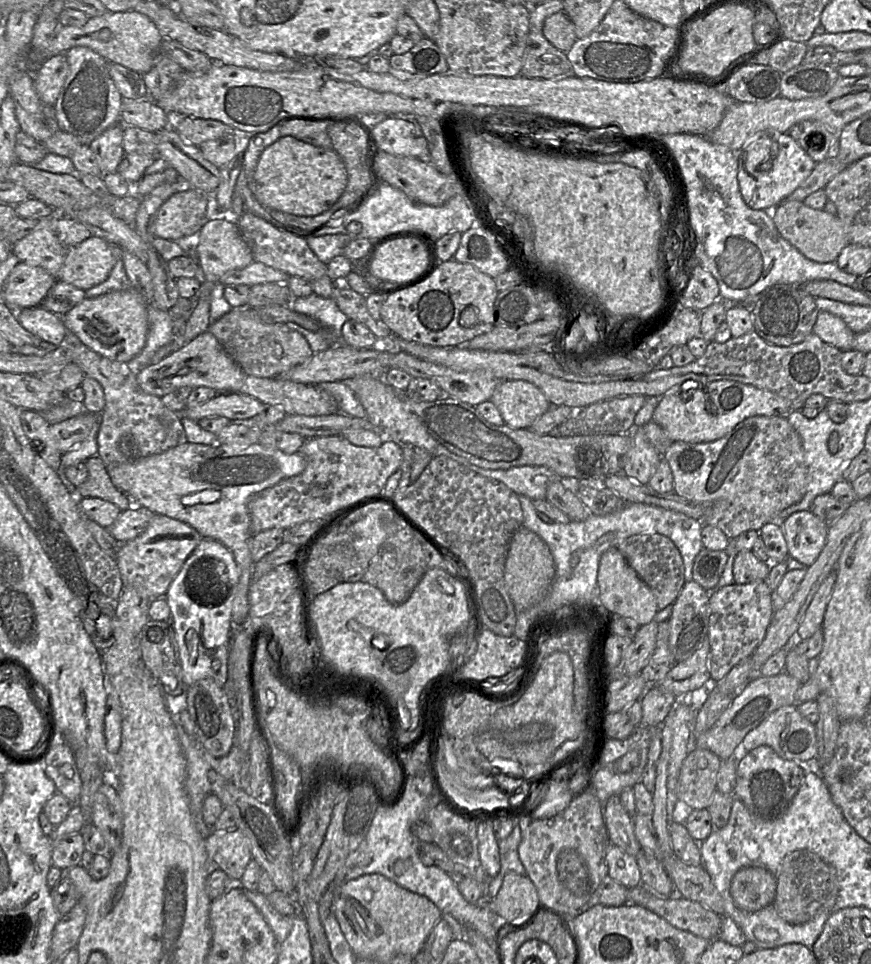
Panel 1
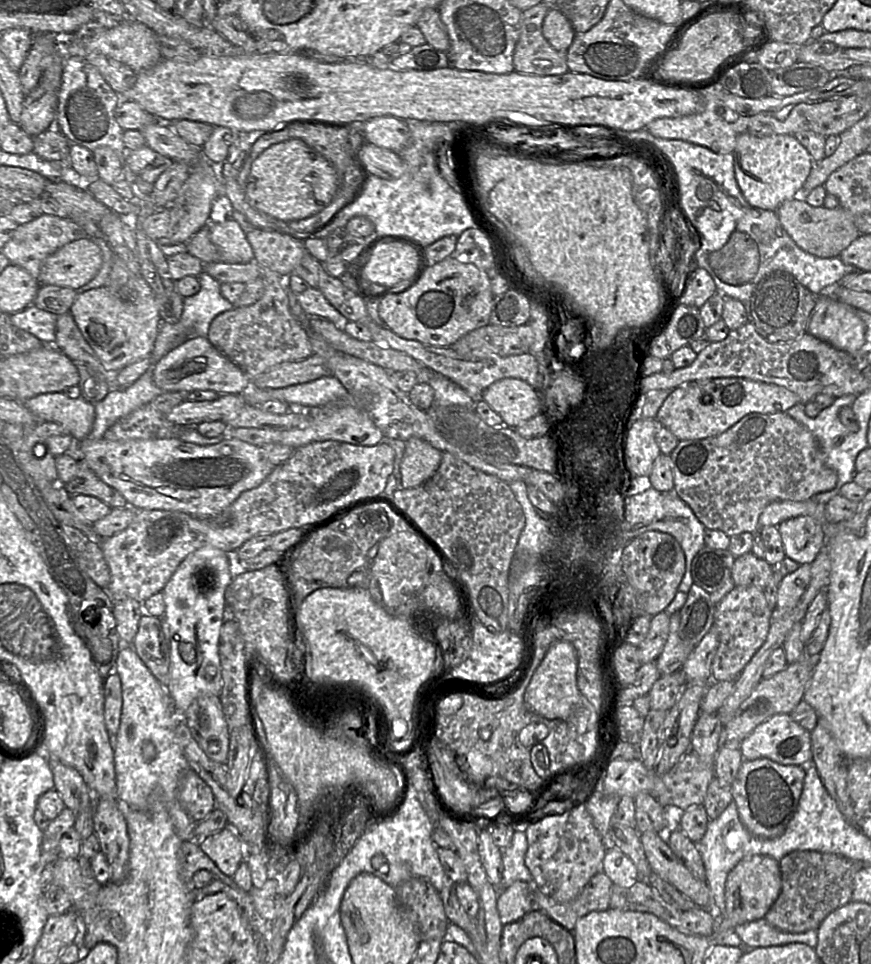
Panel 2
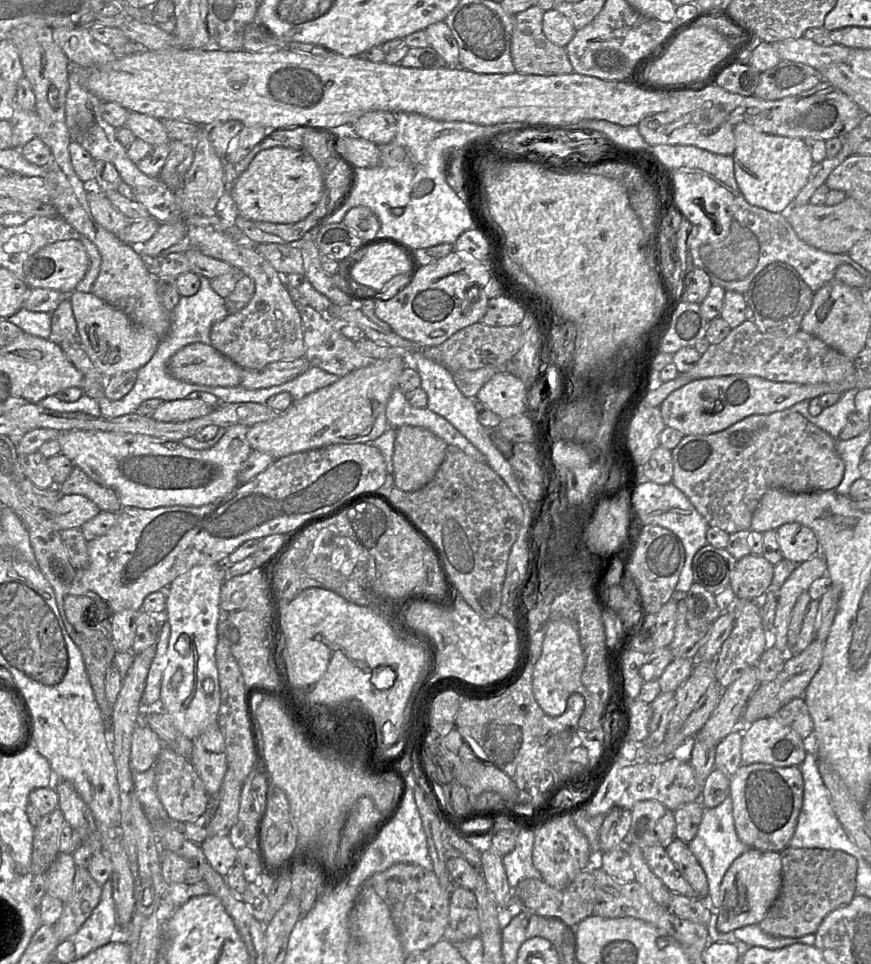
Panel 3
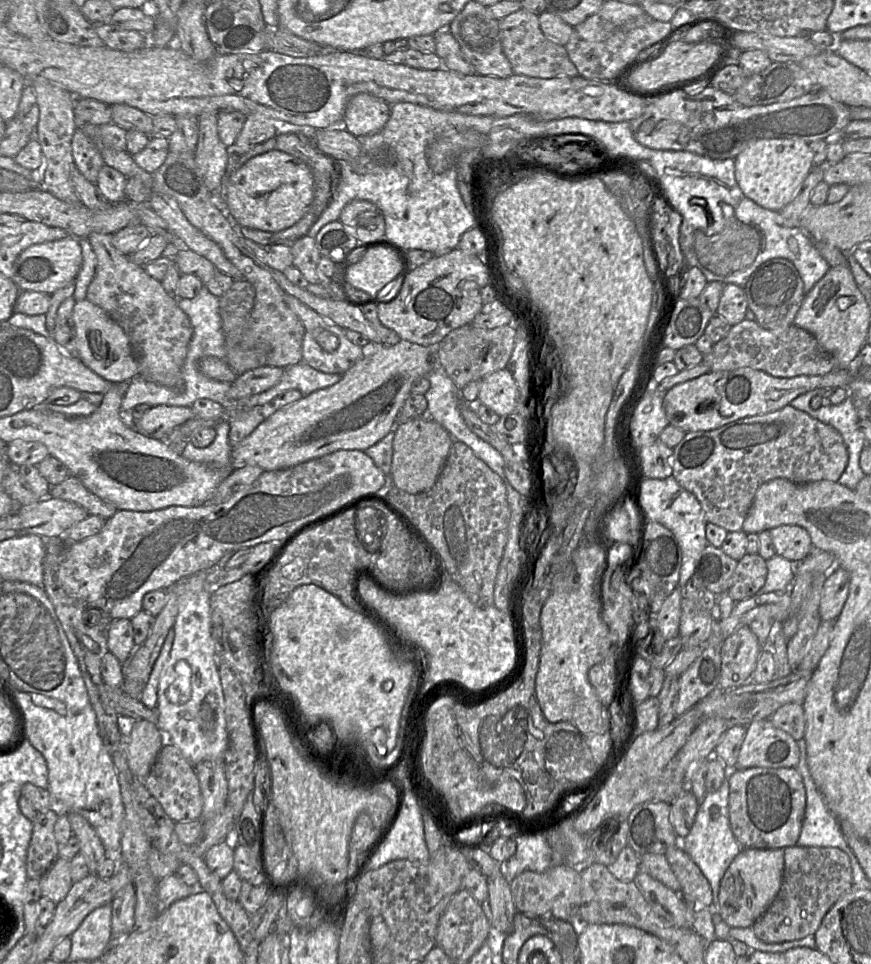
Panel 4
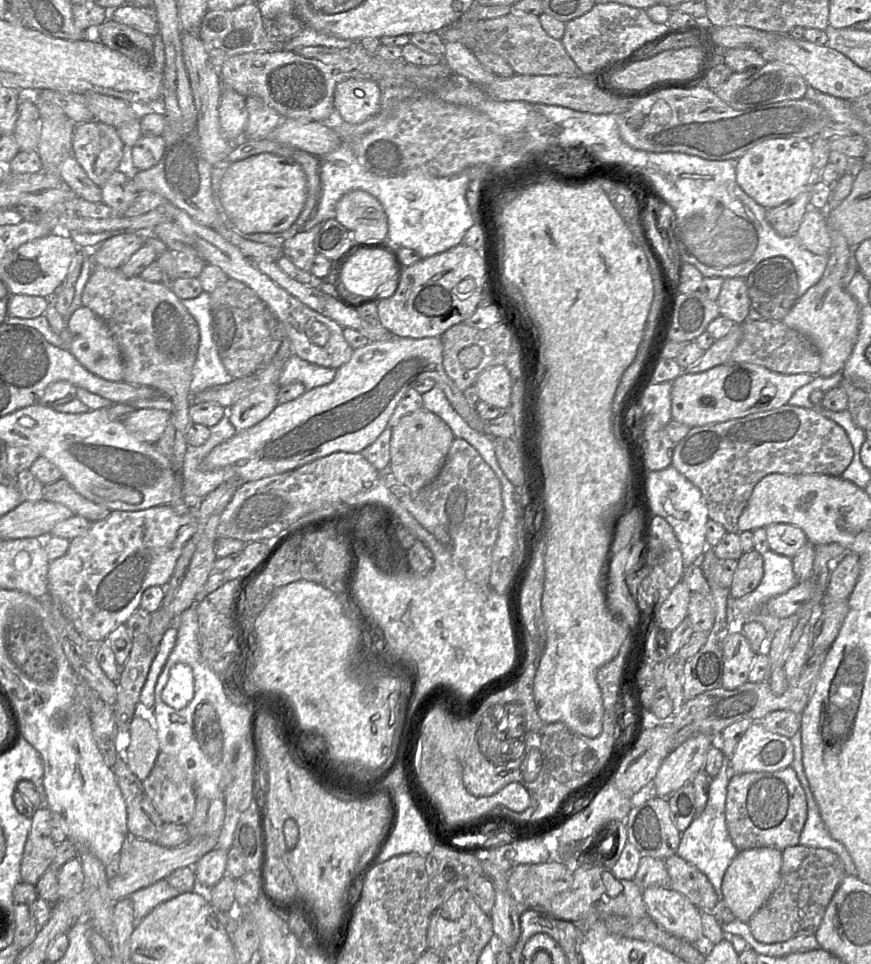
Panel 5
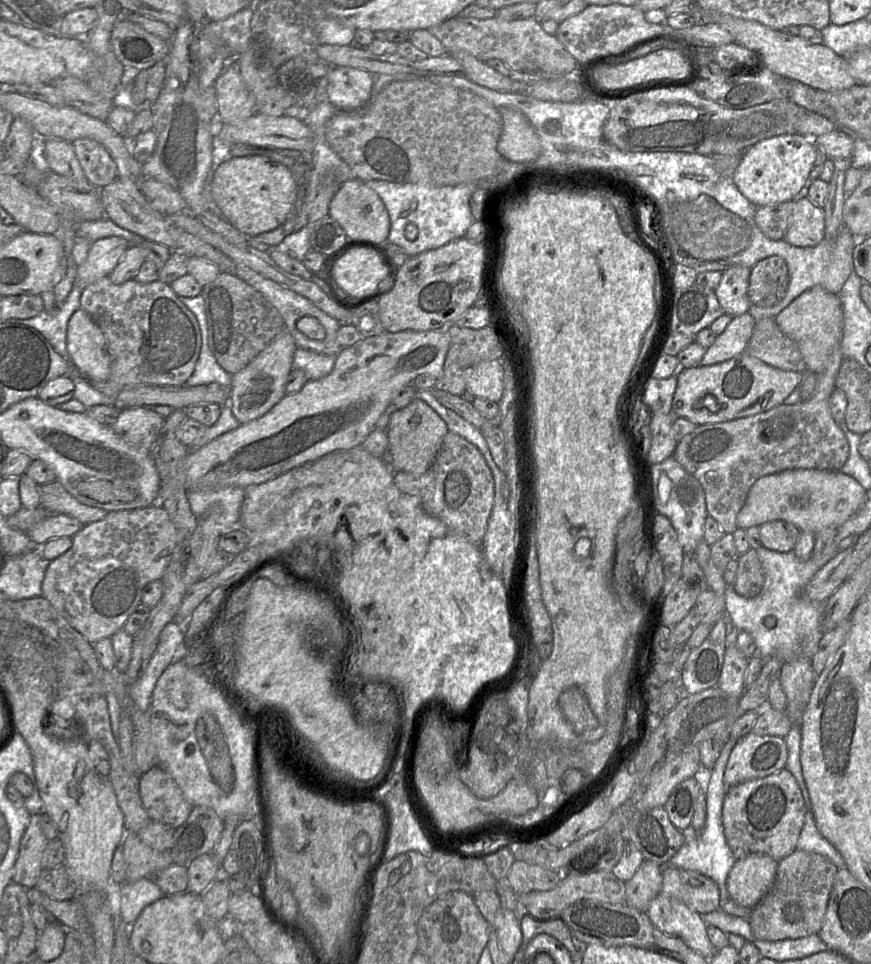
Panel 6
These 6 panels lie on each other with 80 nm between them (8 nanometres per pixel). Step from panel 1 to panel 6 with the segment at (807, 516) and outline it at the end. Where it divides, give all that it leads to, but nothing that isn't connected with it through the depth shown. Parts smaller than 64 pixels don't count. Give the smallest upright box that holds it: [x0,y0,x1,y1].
[759,520,801,553]

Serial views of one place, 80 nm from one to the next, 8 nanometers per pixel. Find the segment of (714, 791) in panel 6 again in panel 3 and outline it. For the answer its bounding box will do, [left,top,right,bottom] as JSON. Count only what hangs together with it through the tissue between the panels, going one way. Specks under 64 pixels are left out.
[688,795,749,914]

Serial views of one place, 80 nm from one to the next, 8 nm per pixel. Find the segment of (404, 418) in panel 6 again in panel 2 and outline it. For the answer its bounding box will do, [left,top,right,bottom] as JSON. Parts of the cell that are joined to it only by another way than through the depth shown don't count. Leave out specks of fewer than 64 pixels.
[400,439,442,488]

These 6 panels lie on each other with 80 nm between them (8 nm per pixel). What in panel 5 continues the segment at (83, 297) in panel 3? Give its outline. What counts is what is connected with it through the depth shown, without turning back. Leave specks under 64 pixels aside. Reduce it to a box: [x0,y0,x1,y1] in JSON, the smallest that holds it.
[68,307,124,381]

